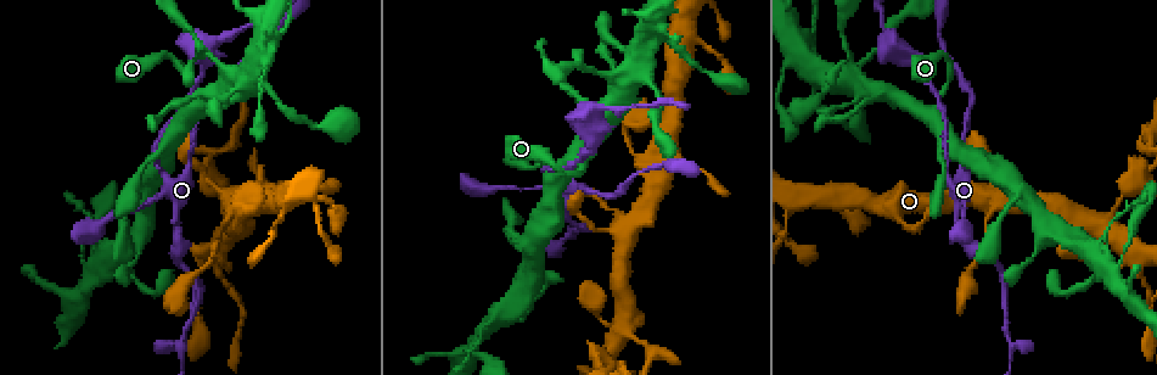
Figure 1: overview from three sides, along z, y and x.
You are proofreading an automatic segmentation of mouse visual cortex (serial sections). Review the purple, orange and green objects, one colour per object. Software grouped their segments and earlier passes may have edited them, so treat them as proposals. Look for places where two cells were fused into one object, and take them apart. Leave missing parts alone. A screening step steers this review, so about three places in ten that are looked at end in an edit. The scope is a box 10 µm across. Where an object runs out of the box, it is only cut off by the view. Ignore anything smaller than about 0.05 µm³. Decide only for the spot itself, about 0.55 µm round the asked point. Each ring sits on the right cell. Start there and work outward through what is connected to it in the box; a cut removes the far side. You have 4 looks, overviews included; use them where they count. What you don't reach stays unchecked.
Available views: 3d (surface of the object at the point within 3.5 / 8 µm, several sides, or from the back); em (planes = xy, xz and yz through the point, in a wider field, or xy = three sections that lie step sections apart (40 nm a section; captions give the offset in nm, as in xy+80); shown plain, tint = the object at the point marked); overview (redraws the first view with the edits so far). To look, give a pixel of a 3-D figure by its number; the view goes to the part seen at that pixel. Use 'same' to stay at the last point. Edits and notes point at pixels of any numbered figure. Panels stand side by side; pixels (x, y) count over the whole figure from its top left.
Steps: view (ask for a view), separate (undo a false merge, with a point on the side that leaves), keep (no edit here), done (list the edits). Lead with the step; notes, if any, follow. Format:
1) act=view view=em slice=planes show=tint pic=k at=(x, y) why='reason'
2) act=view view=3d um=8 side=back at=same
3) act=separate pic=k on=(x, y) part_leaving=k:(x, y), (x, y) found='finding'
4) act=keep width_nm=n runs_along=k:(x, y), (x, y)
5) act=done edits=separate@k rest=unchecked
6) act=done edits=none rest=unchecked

act=view view=3d um=3.5 pic=1 at=(1109, 217) why='a fork'

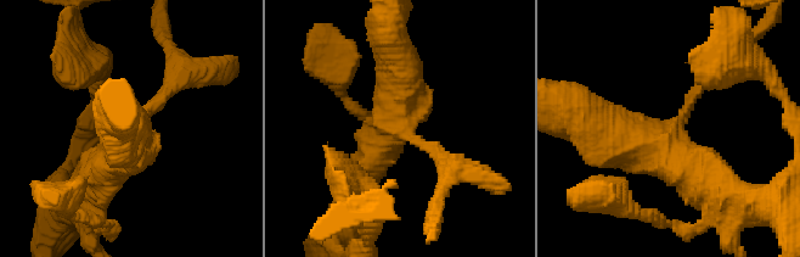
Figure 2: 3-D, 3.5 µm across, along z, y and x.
act=view view=em slice=xy step=3 show=plain pic=2 at=(405, 131) why='need the tissue'

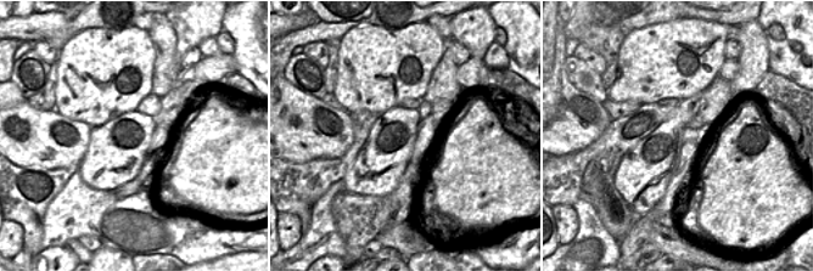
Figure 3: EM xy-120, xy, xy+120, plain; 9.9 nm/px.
act=view view=em slice=xy step=3 show=tint at=same

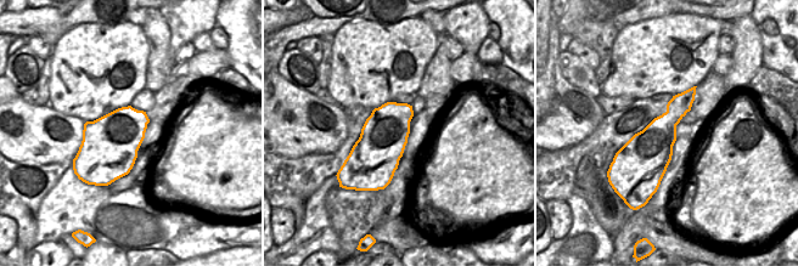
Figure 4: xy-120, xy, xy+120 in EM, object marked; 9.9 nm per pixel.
act=separate pic=2 on=(170, 83) found='a second cell is stuck on'

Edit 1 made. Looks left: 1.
act=view view=3d um=3.5 pic=1 at=(691, 41) why='thin arm on a thick one'

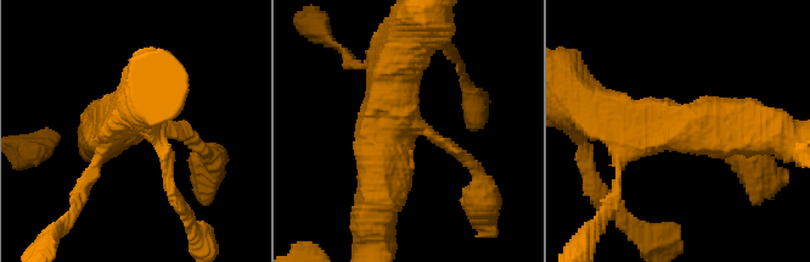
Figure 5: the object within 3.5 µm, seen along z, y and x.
act=keep arms=4 runs_along=5:(377, 205), (384, 89), (404, 49) found='one cell here'

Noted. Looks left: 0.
act=done edits=separate@2 rest=unchecked

